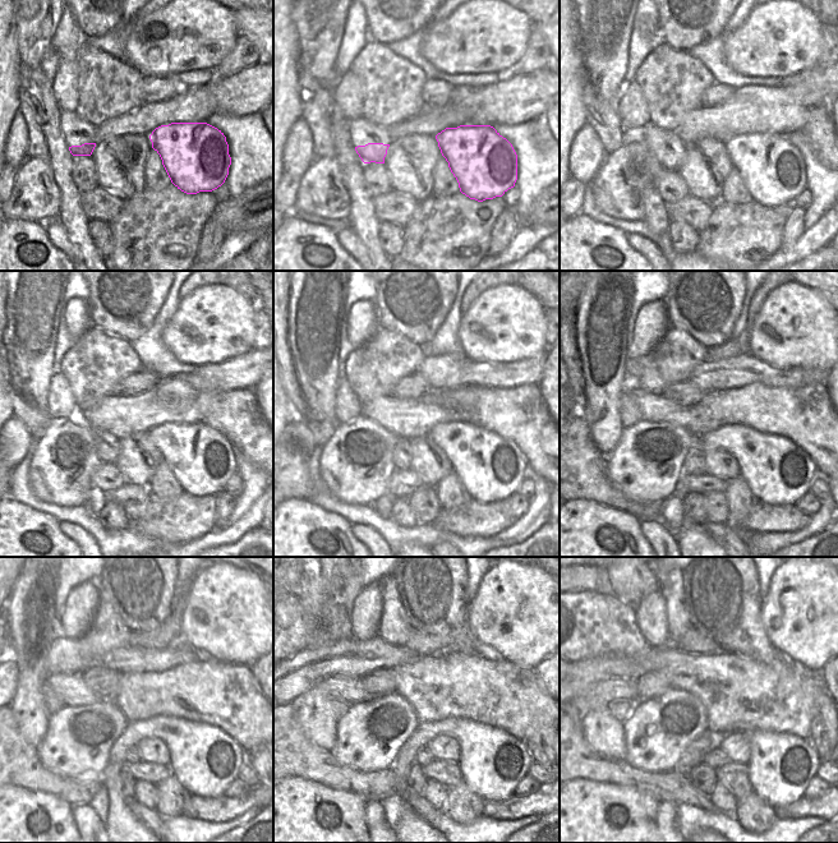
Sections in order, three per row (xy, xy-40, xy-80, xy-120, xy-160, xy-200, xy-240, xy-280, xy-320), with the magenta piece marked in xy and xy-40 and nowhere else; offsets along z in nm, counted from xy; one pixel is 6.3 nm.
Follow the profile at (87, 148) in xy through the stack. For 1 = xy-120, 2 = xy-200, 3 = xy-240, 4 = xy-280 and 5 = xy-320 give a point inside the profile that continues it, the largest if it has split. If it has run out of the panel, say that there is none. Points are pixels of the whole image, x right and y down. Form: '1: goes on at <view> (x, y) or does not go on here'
1: goes on at xy-120 (106, 445)
2: goes on at xy-200 (777, 471)
3: goes on at xy-240 (205, 760)
4: goes on at xy-280 (492, 761)
5: goes on at xy-320 (781, 767)

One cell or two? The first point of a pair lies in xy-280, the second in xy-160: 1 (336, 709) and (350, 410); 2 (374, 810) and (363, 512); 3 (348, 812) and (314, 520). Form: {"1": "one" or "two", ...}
{"1": "one", "2": "two", "3": "one"}

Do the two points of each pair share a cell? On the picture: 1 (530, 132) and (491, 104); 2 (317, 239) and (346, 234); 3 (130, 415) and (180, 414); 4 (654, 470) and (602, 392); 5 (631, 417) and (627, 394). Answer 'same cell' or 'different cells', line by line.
1: different cells
2: different cells
3: same cell
4: different cells
5: same cell

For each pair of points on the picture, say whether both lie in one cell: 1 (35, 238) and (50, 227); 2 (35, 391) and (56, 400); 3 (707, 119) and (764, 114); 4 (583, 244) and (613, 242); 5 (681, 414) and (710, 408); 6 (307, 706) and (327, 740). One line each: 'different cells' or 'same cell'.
1: different cells
2: different cells
3: same cell
4: same cell
5: different cells
6: same cell

